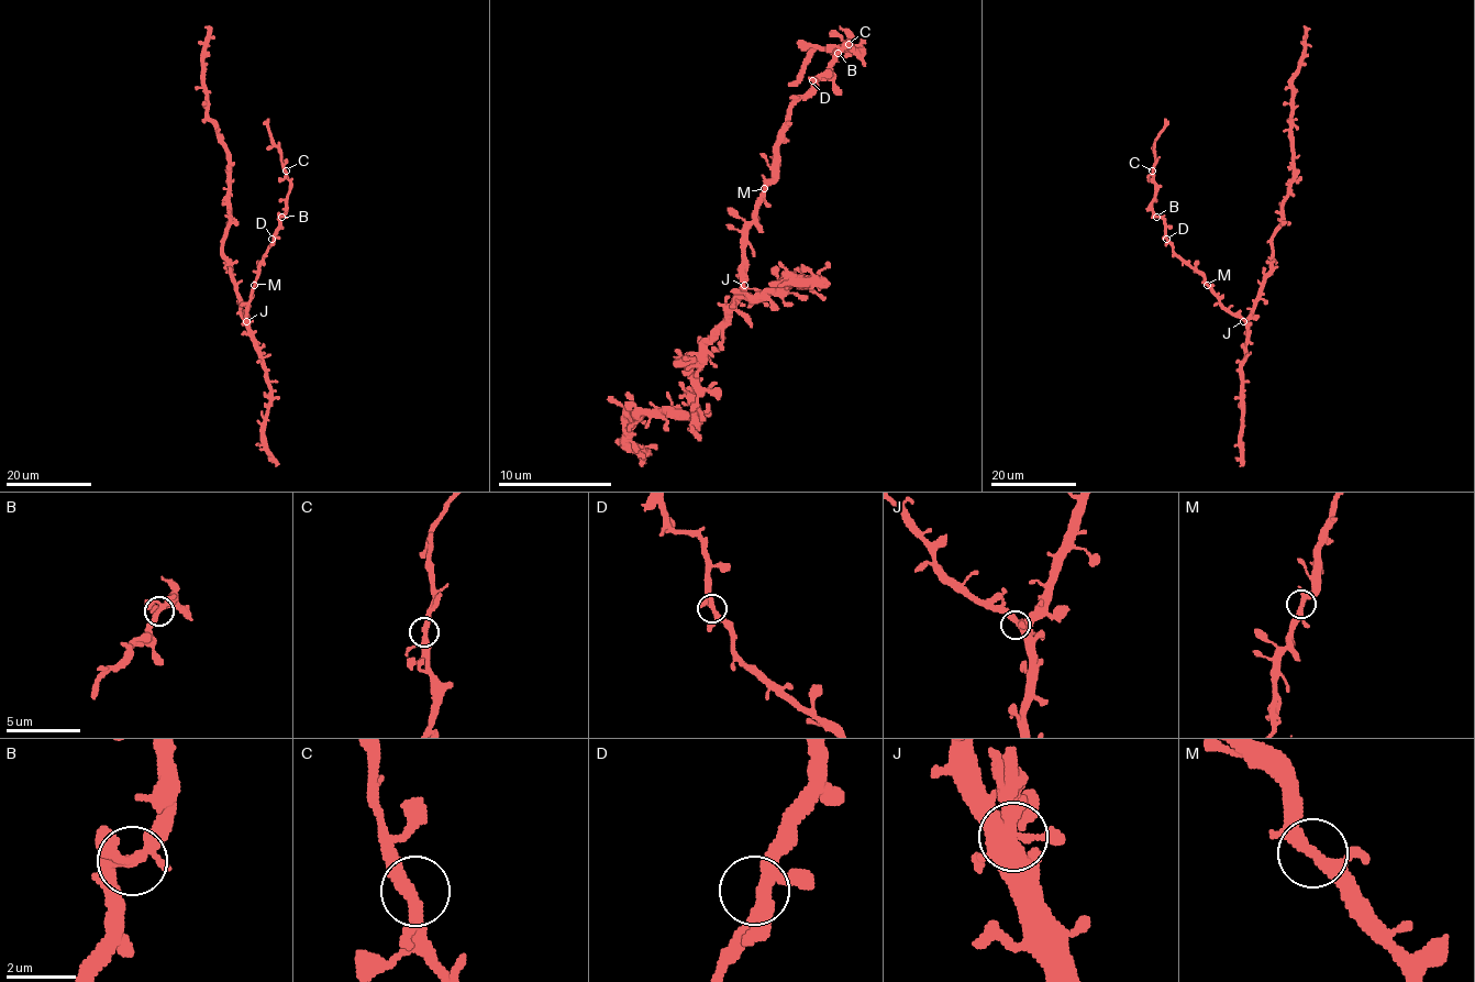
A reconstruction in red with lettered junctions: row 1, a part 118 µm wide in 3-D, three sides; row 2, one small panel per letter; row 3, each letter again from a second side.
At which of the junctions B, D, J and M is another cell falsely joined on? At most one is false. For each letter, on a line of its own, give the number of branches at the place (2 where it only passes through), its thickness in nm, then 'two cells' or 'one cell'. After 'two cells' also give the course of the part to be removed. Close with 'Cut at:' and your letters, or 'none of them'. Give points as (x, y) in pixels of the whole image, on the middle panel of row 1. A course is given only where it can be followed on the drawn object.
B: 4 | 280 nm | one cell
D: 4 | 320 nm | one cell
J: 4 | 400 nm | one cell
M: 4 | 280 nm | one cell
Cut at: none of them

